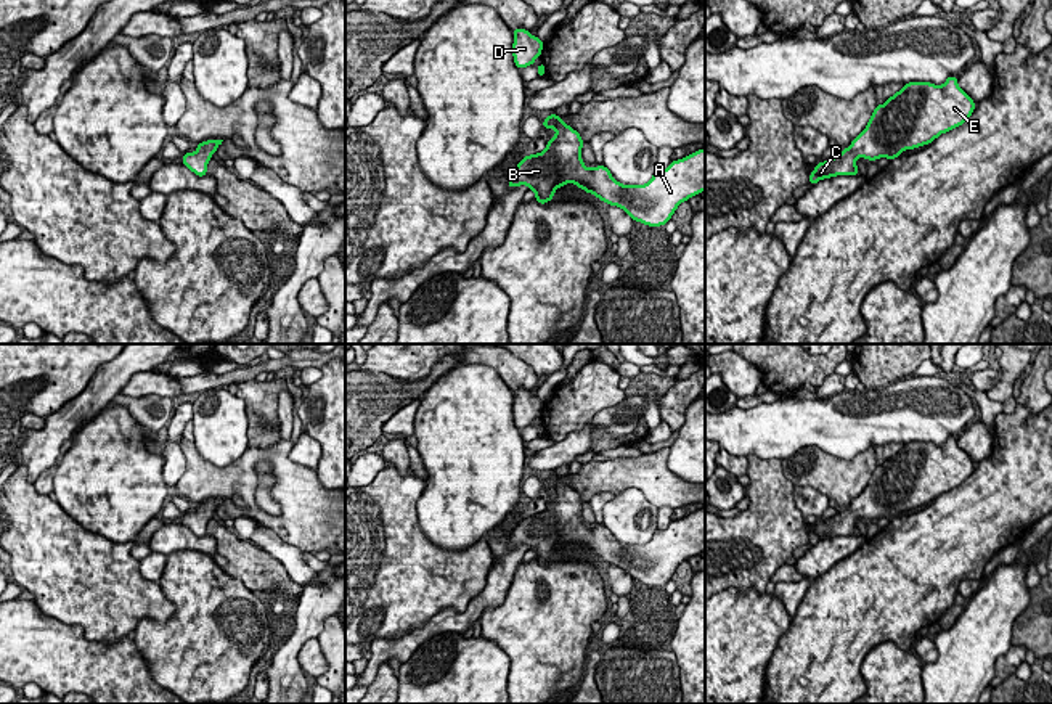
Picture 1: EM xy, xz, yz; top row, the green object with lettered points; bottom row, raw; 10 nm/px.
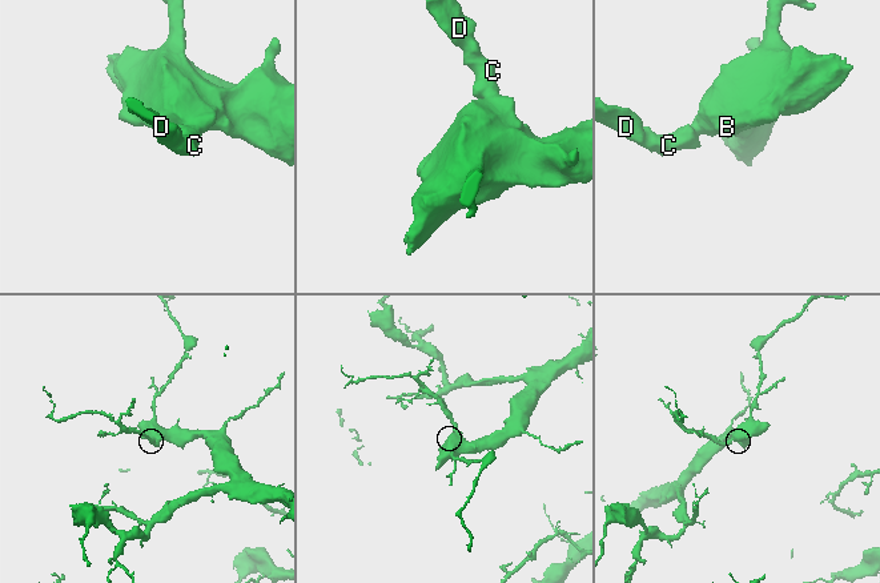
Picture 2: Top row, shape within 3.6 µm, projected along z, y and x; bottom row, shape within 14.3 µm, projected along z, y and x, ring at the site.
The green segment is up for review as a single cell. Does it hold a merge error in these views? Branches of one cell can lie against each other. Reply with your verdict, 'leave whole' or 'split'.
leave whole

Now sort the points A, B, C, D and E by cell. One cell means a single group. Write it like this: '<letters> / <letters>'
A B C D E

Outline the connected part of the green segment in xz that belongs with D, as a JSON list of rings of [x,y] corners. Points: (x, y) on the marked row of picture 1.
[[[524,27],[512,31],[512,34],[514,34],[512,43],[514,64],[519,69],[532,66],[535,59],[541,56],[544,42],[532,35],[530,31],[525,31]]]

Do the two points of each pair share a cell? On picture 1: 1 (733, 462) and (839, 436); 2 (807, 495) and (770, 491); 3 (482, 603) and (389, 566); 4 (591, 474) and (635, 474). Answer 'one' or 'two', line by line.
1: two
2: two
3: two
4: one

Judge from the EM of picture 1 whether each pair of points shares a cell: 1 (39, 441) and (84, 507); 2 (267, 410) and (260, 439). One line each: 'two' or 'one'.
1: two
2: one

